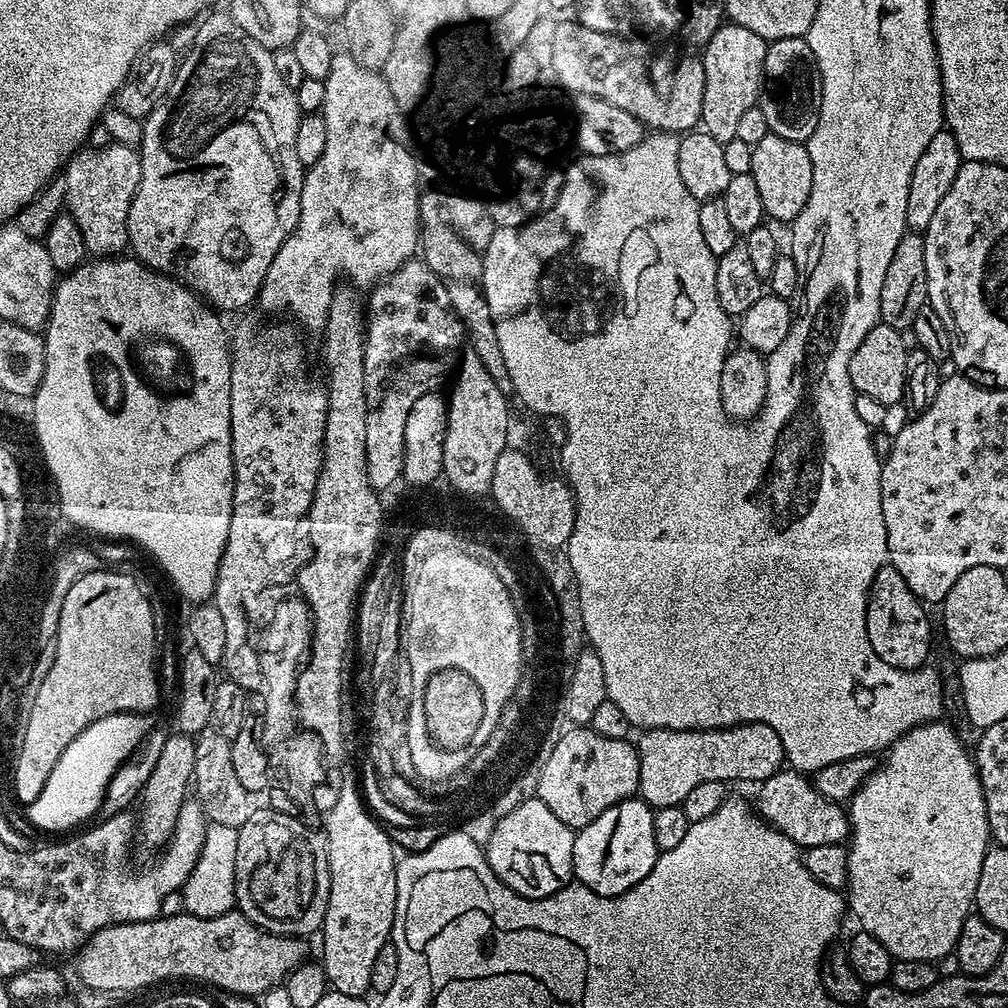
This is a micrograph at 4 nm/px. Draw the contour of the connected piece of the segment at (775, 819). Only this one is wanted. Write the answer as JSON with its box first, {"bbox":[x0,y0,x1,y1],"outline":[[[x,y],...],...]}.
{"bbox":[754,770,850,850],"outline":[[[781,770],[759,785],[760,797],[754,800],[754,808],[767,824],[777,828],[786,838],[795,842],[801,850],[814,846],[844,844],[850,836],[850,816],[841,805],[822,798],[815,783],[808,780],[803,771]]]}

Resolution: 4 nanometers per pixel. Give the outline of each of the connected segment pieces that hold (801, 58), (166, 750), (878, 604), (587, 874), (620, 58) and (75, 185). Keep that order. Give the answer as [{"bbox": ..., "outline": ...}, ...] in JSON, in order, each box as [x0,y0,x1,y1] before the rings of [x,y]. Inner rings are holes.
[{"bbox":[758,36,820,144],"outline":[[[803,36],[771,41],[764,59],[763,92],[758,101],[766,114],[768,131],[778,138],[804,144],[814,134],[820,117],[818,77],[814,71],[812,51]]]},{"bbox":[138,734,198,845],"outline":[[[188,734],[169,735],[166,746],[162,746],[162,754],[158,754],[158,762],[154,762],[154,770],[146,782],[142,793],[144,813],[138,816],[138,828],[144,831],[144,840],[148,844],[167,845],[176,831],[176,819],[182,810],[185,800],[190,796],[190,785],[195,774],[195,760],[198,744]]]},{"bbox":[866,566,932,672],"outline":[[[891,566],[881,568],[868,601],[866,630],[870,646],[874,646],[874,654],[878,654],[882,662],[904,672],[925,667],[924,659],[932,648],[932,624],[924,611],[925,605],[912,593],[910,586],[906,586],[906,578],[902,578],[902,574]]]},{"bbox":[572,798,657,896],"outline":[[[639,798],[624,800],[575,833],[572,874],[600,896],[620,896],[654,870],[657,855],[653,809]]]},{"bbox":[550,19,704,134],"outline":[[[579,19],[555,21],[556,29],[554,30],[554,44],[551,51],[550,72],[556,75],[556,80],[565,88],[566,91],[572,92],[576,96],[593,96],[599,100],[610,102],[610,106],[618,106],[618,110],[626,110],[626,114],[634,114],[644,123],[645,129],[655,130],[660,134],[683,134],[691,132],[700,124],[700,115],[702,114],[702,94],[704,93],[704,62],[703,59],[692,56],[680,56],[675,60],[672,56],[659,56],[658,53],[652,52],[648,44],[643,44],[640,40],[623,40],[620,34],[616,32],[606,32],[599,28],[587,28],[585,24],[580,23]]]},{"bbox":[62,144,140,258],"outline":[[[131,144],[105,145],[105,148],[85,147],[77,152],[62,176],[66,182],[67,215],[78,222],[89,253],[96,258],[112,258],[129,247],[128,215],[140,185],[139,151]]]}]

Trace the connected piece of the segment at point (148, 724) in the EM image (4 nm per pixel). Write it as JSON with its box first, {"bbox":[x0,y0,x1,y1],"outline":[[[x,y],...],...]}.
{"bbox":[27,712,156,832],"outline":[[[115,712],[88,724],[55,763],[42,794],[27,805],[29,820],[42,830],[62,832],[98,812],[103,807],[105,790],[114,773],[156,727],[153,718],[151,713]]]}

